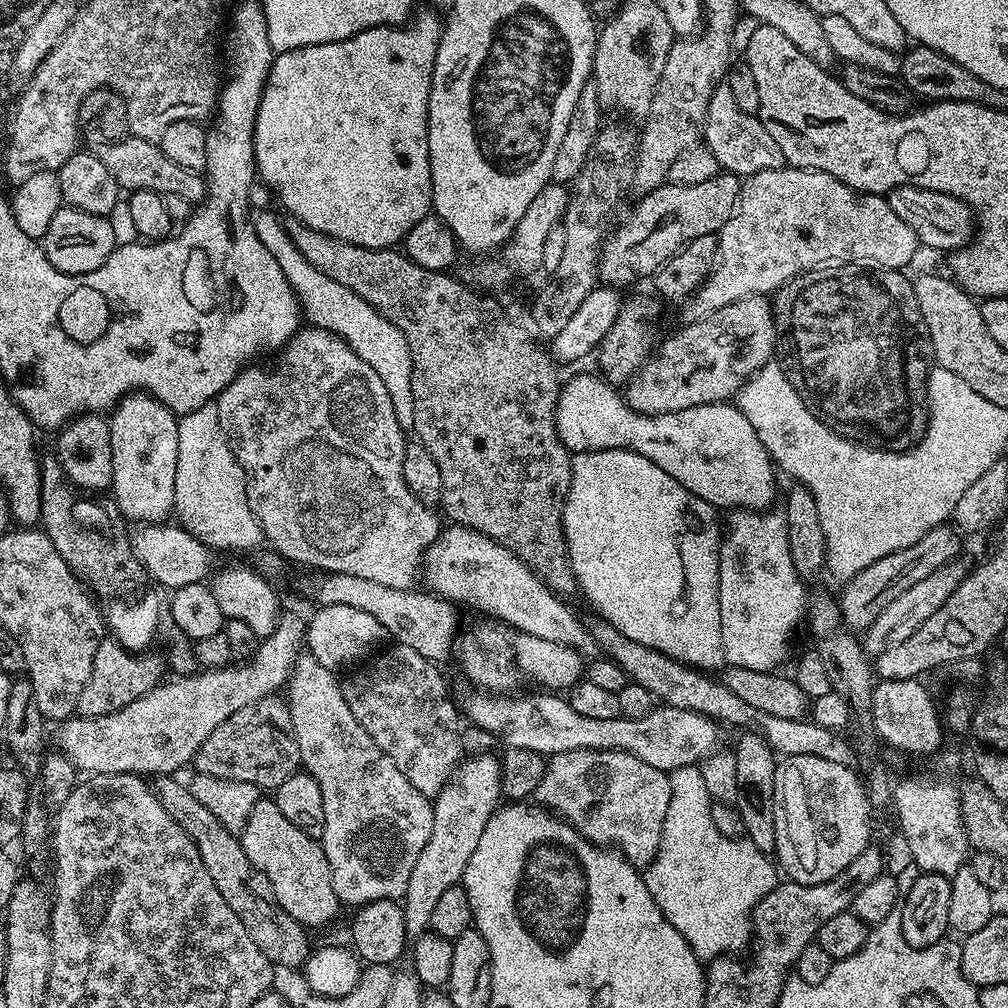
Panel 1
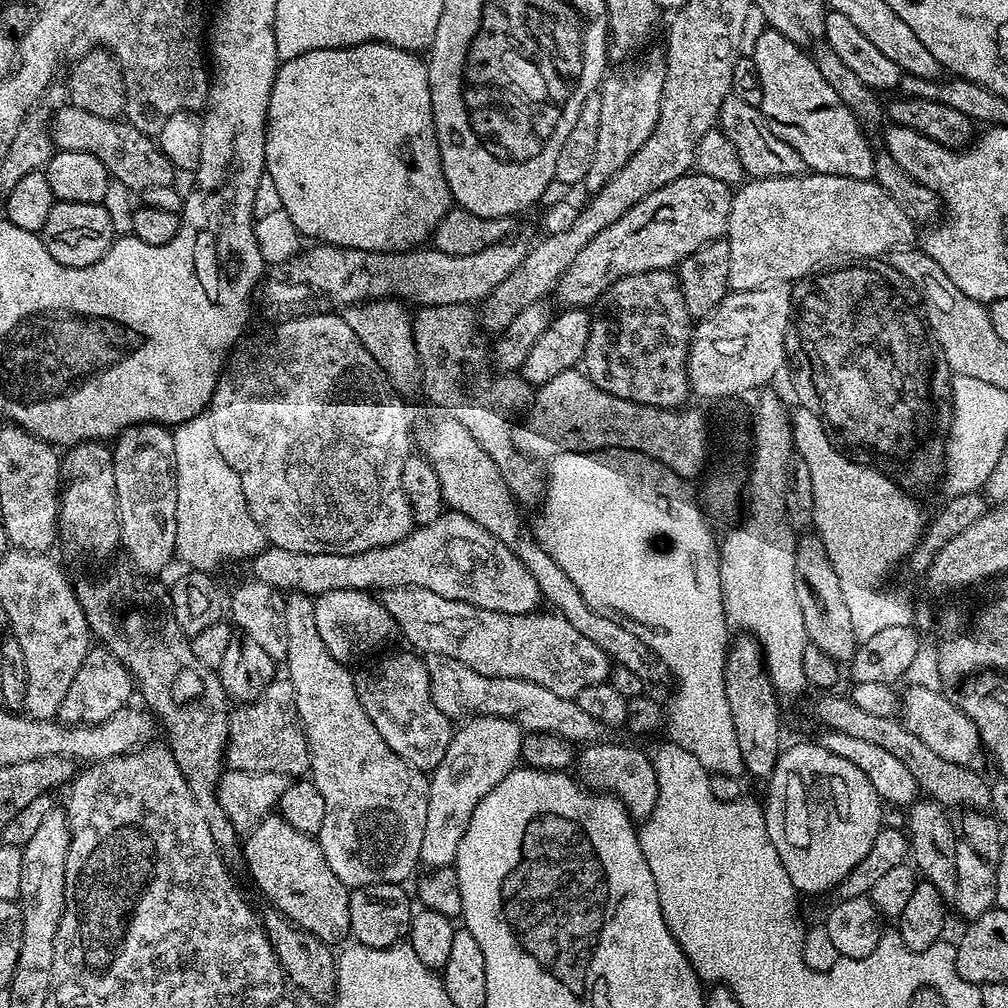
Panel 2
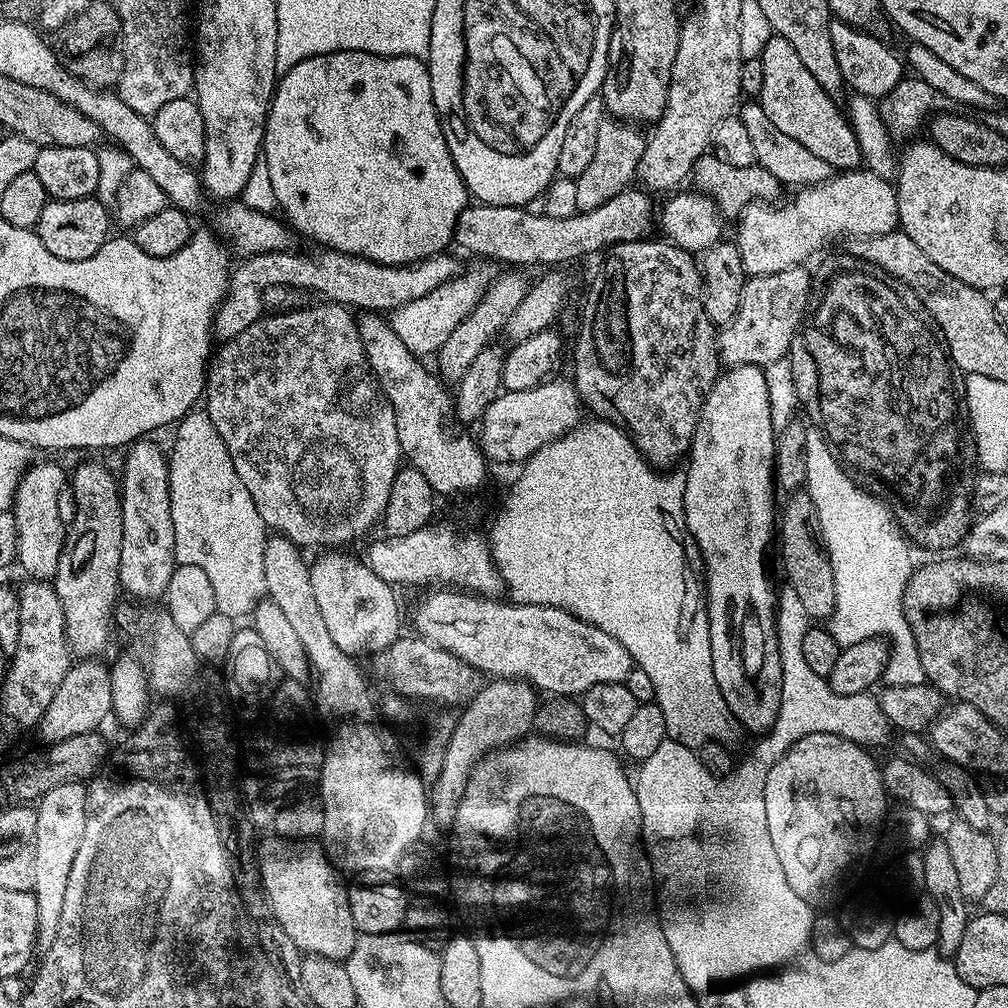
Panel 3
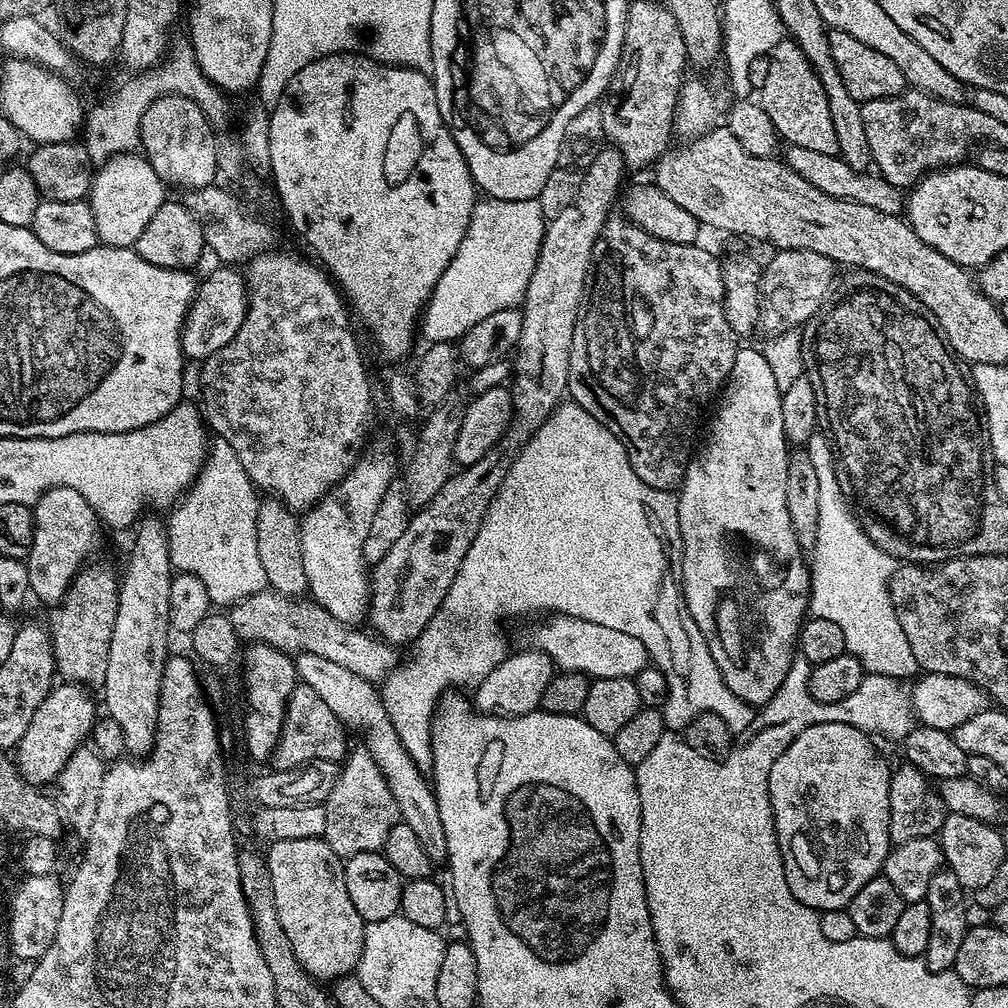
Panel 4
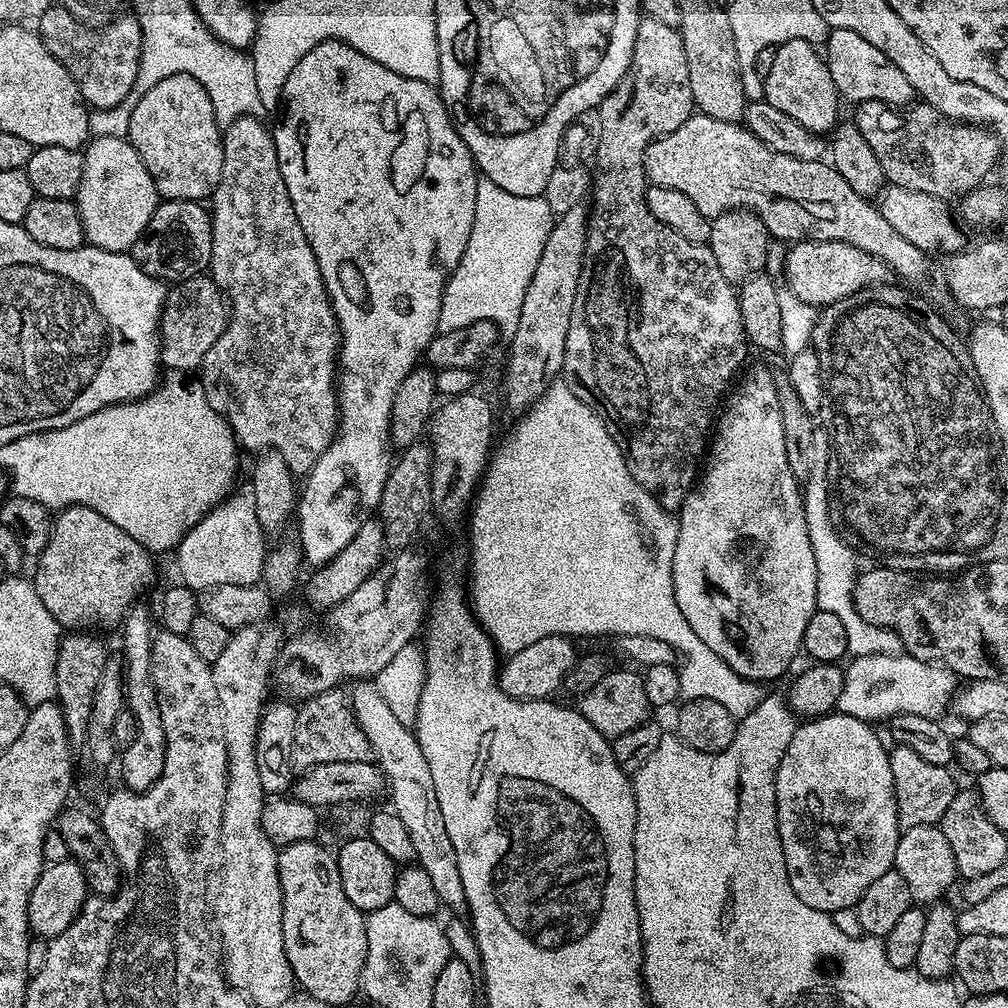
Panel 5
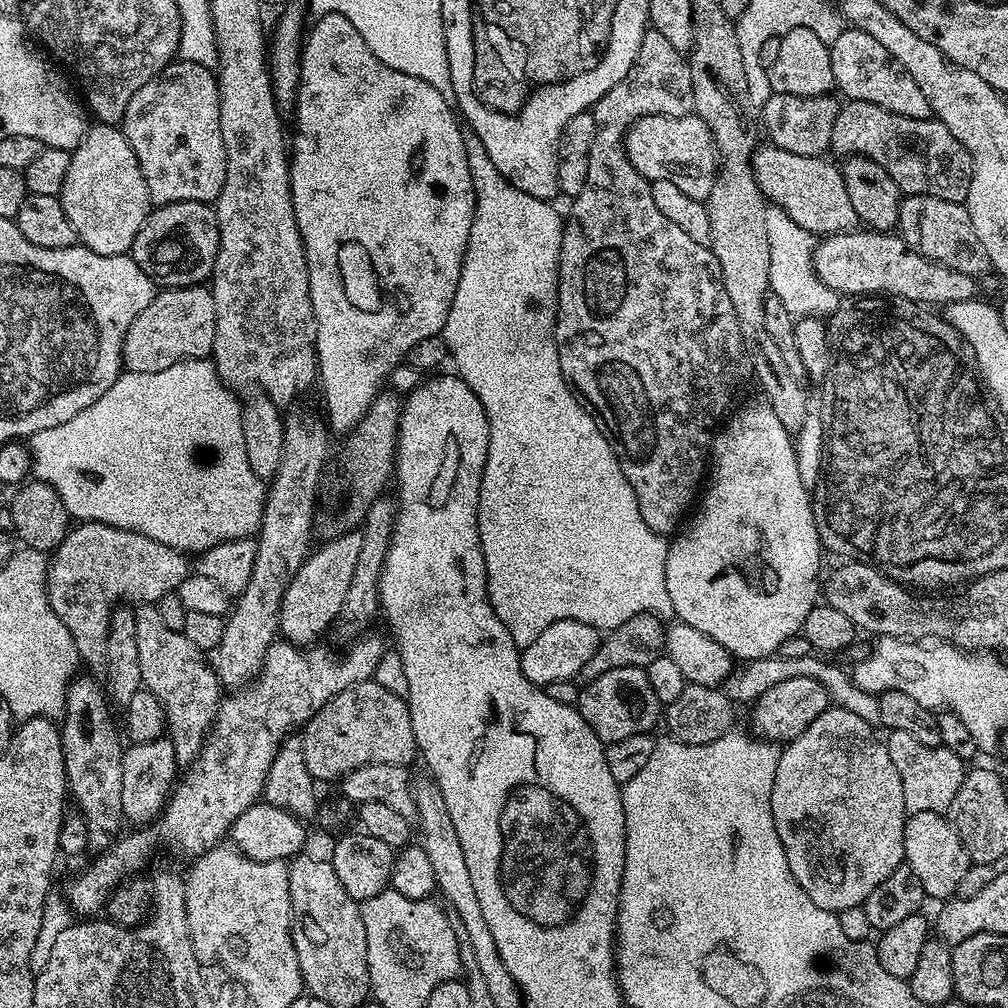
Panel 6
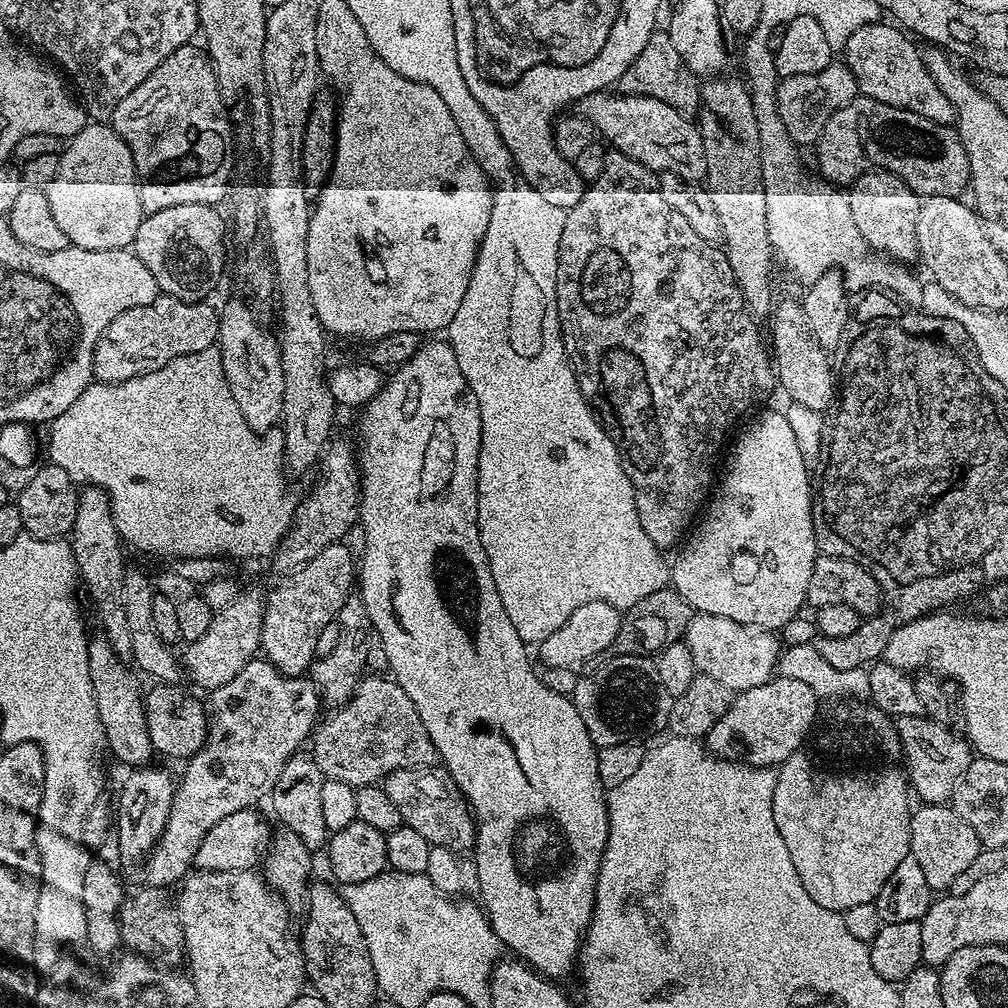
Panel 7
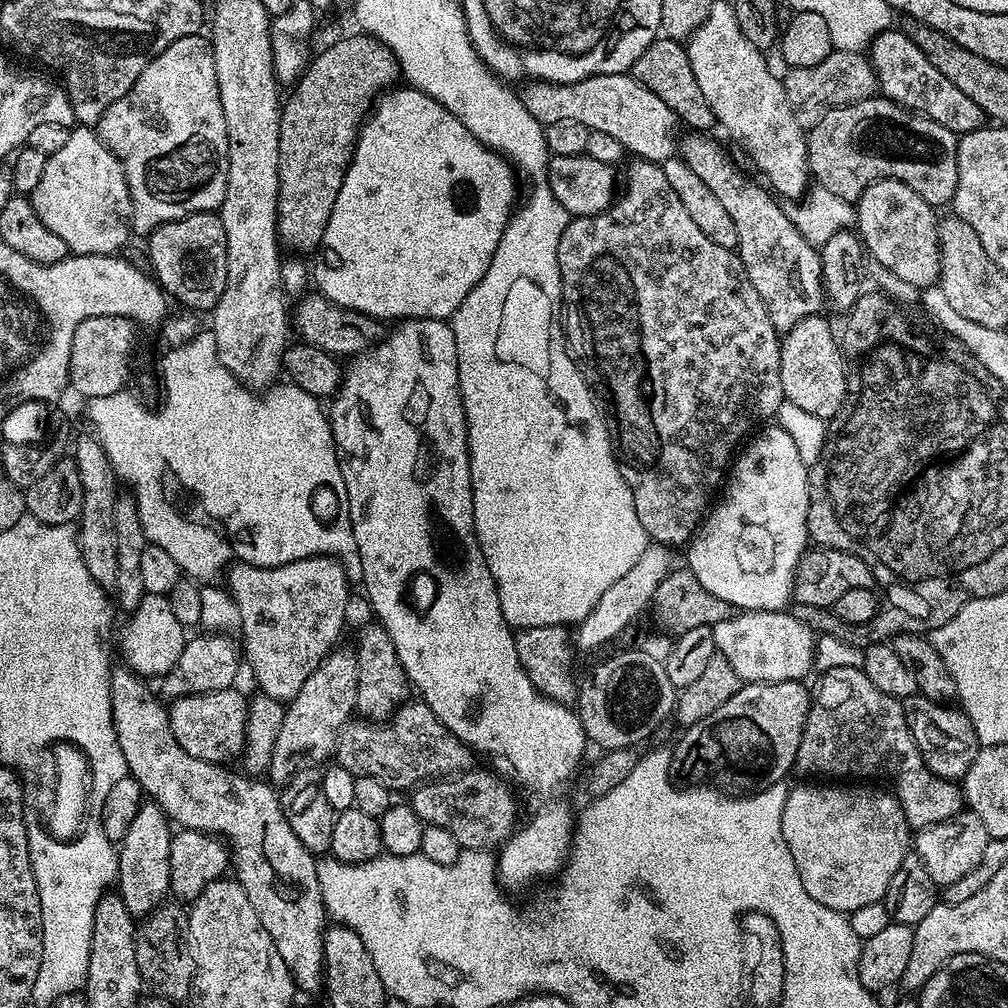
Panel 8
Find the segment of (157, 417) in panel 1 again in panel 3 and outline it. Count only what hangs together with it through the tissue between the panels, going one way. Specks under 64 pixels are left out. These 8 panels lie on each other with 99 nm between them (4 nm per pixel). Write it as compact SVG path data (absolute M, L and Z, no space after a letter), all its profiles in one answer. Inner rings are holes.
M145 438L136 441L123 453L124 473L119 473L120 501L122 502L122 562L120 563L120 587L129 597L140 602L156 602L163 597L165 590L170 586L170 574L176 569L176 555L174 554L174 518L170 518L170 478L168 477L169 457L156 444L151 444L151 439Z

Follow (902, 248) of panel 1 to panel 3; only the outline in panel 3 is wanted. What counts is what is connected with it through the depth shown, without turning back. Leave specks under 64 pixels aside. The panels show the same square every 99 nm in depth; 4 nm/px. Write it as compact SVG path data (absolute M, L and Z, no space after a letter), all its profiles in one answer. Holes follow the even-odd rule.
M867 170L841 171L826 182L812 188L799 189L795 195L793 200L788 200L785 204L777 203L775 206L765 206L760 202L747 204L735 221L734 242L738 246L738 254L742 254L742 266L748 276L776 274L787 268L803 265L808 262L804 260L810 259L815 252L822 251L827 244L832 244L843 236L863 238L895 232L899 225L896 223L900 220L900 212L902 213L902 200L893 181L878 178L878 174Z

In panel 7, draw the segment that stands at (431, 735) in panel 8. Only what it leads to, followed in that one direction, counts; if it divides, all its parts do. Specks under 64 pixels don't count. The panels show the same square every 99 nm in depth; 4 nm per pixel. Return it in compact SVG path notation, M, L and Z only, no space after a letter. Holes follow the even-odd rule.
M380 674L365 675L350 699L341 708L335 709L331 713L332 717L328 721L325 719L313 731L310 737L310 755L318 762L329 781L349 784L349 789L355 790L367 784L380 784L385 776L399 768L419 768L437 763L436 747L426 734L426 726L422 726L418 710L414 710L414 702L410 702L406 690L402 690L402 686L398 686L395 680L383 680L384 678Z

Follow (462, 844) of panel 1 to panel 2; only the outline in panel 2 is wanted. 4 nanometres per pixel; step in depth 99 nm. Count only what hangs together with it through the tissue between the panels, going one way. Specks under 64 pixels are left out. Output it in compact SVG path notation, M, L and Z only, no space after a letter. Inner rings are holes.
M474 716L465 719L461 724L464 725L461 728L459 725L453 731L452 741L450 746L446 746L446 755L442 762L438 762L438 766L430 773L426 830L422 830L420 851L420 864L428 870L455 865L458 842L462 842L462 834L466 834L478 802L482 802L482 798L486 798L486 794L490 794L490 790L494 790L494 786L498 786L498 782L502 782L502 778L506 778L506 774L513 772L521 763L520 751L525 733L519 724L501 716Z

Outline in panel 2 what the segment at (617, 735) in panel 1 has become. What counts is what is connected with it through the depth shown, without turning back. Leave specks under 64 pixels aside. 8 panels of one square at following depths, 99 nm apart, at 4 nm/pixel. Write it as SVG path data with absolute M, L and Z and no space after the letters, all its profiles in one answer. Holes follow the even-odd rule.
M429 655L426 663L434 706L438 706L438 710L442 710L442 714L446 714L449 718L501 716L519 724L525 733L551 732L562 737L563 740L568 740L574 746L587 746L605 739L606 729L603 724L598 722L598 718L590 718L590 714L586 714L586 710L582 710L582 706L578 706L575 699L562 698L558 694L554 694L554 690L550 690L546 686L538 686L538 682L526 682L522 678L502 678L501 676L478 674L478 670L470 670L470 666L445 656Z

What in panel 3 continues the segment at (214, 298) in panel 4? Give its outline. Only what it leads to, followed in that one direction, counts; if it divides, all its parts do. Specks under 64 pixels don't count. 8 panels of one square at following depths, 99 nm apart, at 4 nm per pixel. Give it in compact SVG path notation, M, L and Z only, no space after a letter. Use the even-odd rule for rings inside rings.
M332 248L312 253L296 251L258 253L240 262L244 264L237 268L235 265L231 269L228 291L212 320L212 331L217 341L238 338L246 326L265 315L264 291L275 284L281 284L284 288L309 288L310 291L325 296L325 301L348 310L391 314L406 306L406 302L414 302L430 294L430 290L438 290L438 286L450 282L458 274L456 260L449 254L431 256L419 260L417 264L379 264L361 256L336 252Z

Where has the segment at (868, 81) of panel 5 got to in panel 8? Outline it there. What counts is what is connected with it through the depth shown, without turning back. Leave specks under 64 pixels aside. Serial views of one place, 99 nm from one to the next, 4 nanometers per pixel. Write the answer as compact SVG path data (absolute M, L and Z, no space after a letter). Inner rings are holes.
M889 30L878 34L870 45L870 59L872 68L876 71L878 92L885 100L892 100L903 108L912 112L919 112L921 116L938 122L938 126L946 126L946 130L957 134L973 132L985 123L986 117L978 106L967 94L962 94L950 78L945 78L914 46L907 31Z

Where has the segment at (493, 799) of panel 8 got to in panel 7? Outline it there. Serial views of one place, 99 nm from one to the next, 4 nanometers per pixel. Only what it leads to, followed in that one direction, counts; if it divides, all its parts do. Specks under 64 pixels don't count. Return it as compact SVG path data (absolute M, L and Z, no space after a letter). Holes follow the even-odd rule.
M442 766L399 768L385 776L382 786L390 794L394 806L398 806L401 821L407 827L418 830L429 845L437 844L457 854L471 849L476 843L476 821L468 806L468 799L454 782L454 778Z

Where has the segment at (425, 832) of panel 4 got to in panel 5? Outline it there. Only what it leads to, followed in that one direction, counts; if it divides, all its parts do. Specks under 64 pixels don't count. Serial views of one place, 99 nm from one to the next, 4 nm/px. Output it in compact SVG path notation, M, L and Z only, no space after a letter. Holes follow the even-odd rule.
M358 680L349 688L352 689L346 692L346 699L352 715L366 734L375 763L384 773L386 796L392 799L391 811L402 818L414 842L415 863L430 874L434 890L445 909L467 913L466 890L462 890L462 874L458 874L458 854L454 854L450 834L446 834L446 822L442 822L442 809L438 807L438 794L434 794L434 777L430 775L430 766L426 766L426 757L422 754L422 746L418 746L415 731L402 726L402 722L394 718L382 694L378 694L375 683Z

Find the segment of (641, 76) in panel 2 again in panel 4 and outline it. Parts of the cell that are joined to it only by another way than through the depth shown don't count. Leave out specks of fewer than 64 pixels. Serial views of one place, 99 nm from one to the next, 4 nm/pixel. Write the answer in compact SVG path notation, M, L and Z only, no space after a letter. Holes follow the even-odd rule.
M611 146L601 148L598 158L594 158L594 162L590 162L590 166L580 172L578 198L574 198L574 202L570 202L570 206L566 206L558 218L547 221L538 262L534 266L534 274L530 274L530 282L522 301L522 334L514 349L516 360L514 359L510 377L512 422L508 431L496 445L486 450L486 454L482 454L478 462L453 471L451 478L444 483L442 490L438 490L438 494L434 494L432 501L425 508L411 513L406 530L402 530L402 538L390 546L388 553L378 563L371 565L366 620L367 623L372 623L371 631L384 643L408 646L418 638L418 634L422 634L422 630L426 630L426 622L430 622L430 618L434 618L442 606L450 590L450 582L454 582L454 574L458 574L458 566L462 566L462 558L466 558L466 550L470 550L470 542L474 542L474 537L478 535L486 518L486 510L490 510L490 502L494 502L494 494L498 494L510 466L530 442L532 433L548 421L549 416L565 399L570 378L570 346L584 297L584 287L588 281L588 271L592 268L594 242L598 242L598 234L613 211L612 202L615 198L617 201L621 193L625 183L624 172L626 173L626 165L622 154Z

